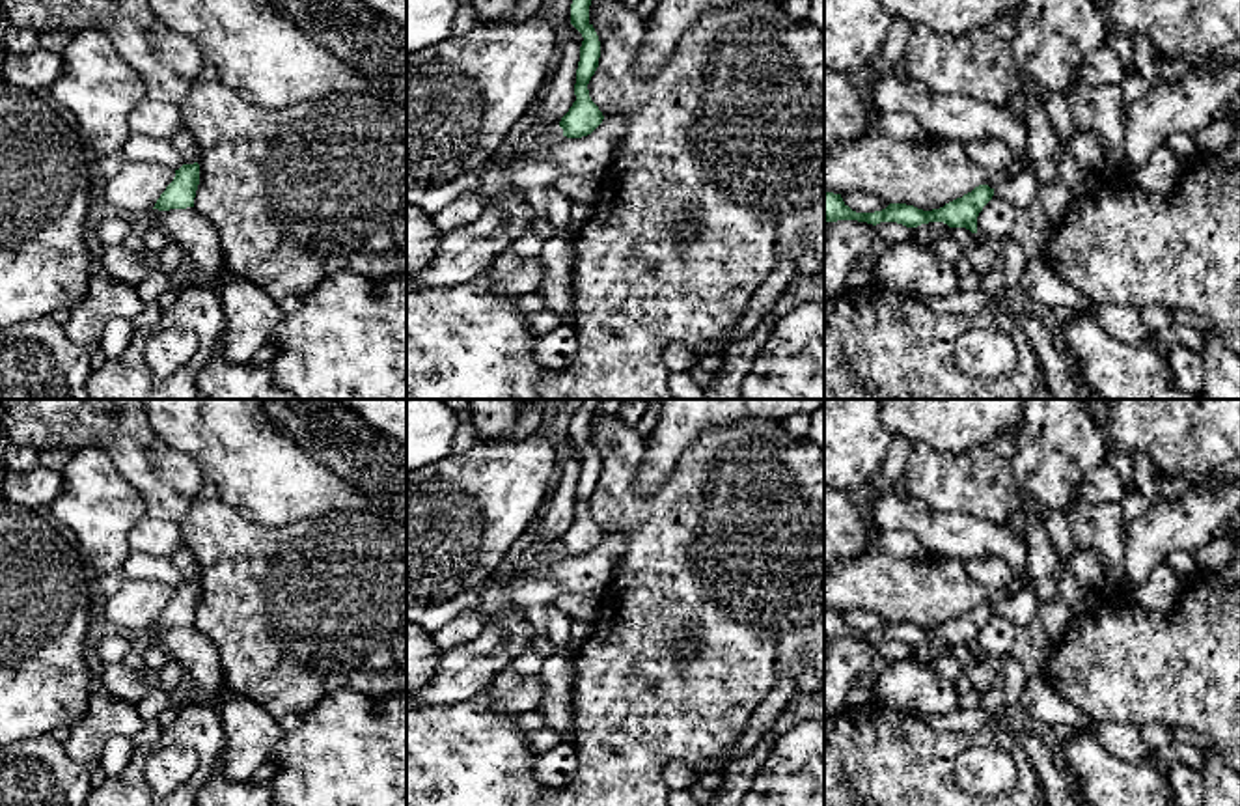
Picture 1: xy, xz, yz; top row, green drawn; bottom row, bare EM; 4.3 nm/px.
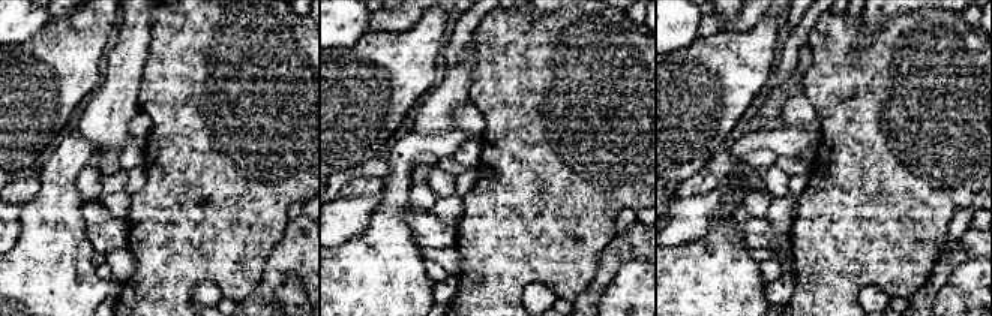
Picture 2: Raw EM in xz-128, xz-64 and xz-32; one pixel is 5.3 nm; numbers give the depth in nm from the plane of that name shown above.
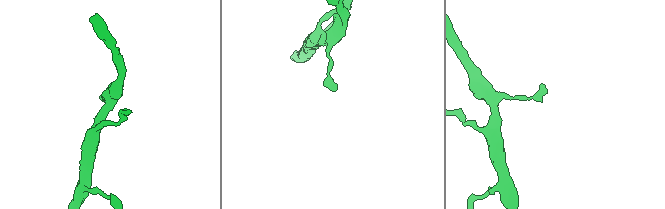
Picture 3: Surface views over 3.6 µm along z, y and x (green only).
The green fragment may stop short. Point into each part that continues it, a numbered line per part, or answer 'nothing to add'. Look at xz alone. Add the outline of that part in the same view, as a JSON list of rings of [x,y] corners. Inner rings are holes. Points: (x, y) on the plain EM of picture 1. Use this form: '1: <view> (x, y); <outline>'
nothing to add

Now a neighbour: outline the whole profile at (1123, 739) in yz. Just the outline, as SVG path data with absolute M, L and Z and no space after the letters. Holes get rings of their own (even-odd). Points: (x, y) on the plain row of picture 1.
M1100 722L1095 730L1098 743L1124 761L1154 761L1154 746L1130 722Z

